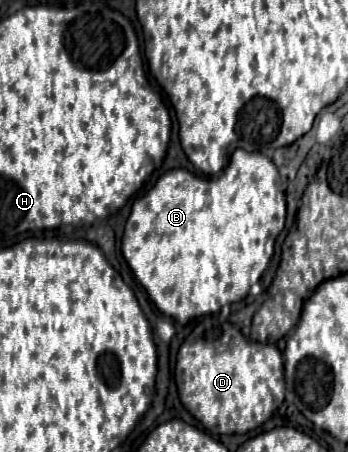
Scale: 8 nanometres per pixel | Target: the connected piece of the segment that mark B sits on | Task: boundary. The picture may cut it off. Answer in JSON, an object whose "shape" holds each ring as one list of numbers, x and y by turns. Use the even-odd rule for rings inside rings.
{"shape":[[237,148,233,154,231,154,231,160,229,160,229,166,223,170,223,174,217,179,195,176,191,174,189,170,183,170,183,168,175,168,175,170,167,170,165,174,161,174,157,178,157,182,139,198,133,200,131,204,131,214,125,222,125,232,123,232,123,240,121,240,121,250,123,250,123,256,127,260,127,264,131,266,131,270,135,272,137,280,141,282,141,286,149,292,151,300,155,302,155,306,175,318,177,322,181,324,187,324,191,318,195,318,197,314,209,314,209,312,219,312,221,306,225,304,231,304,231,302,239,302,247,296,249,292,249,286,261,281,261,278,271,260,271,254,273,254,273,244,275,244,275,238,279,236,279,232,283,230,285,226,285,194,283,190,279,188,279,172,275,168,275,164,263,156,261,152,247,152,243,148]]}

